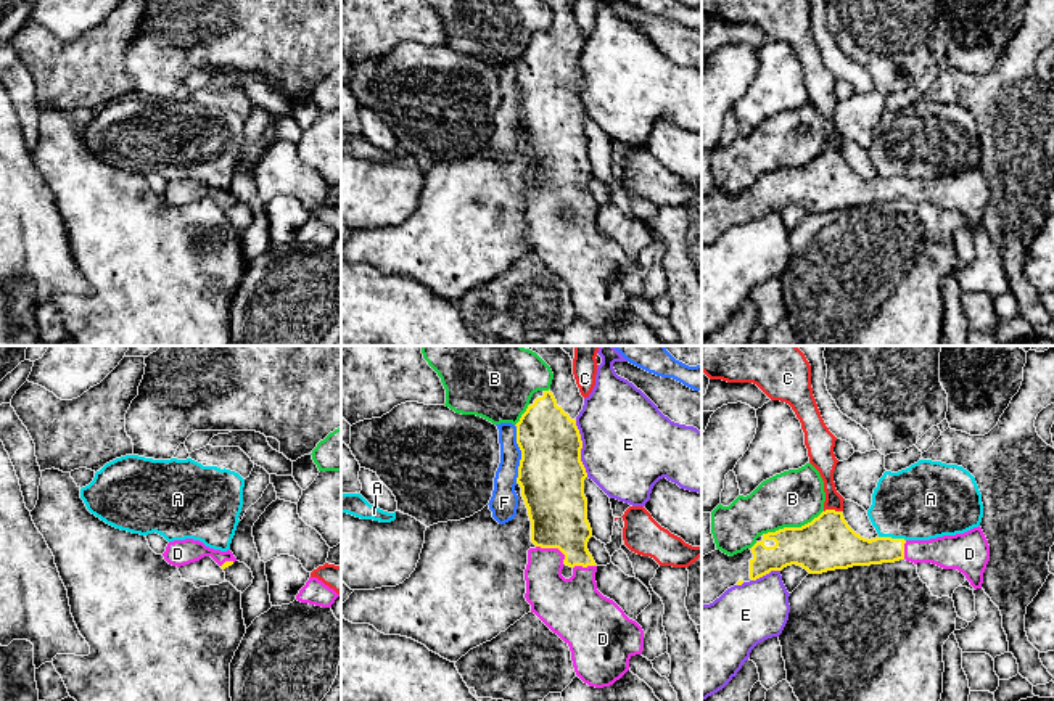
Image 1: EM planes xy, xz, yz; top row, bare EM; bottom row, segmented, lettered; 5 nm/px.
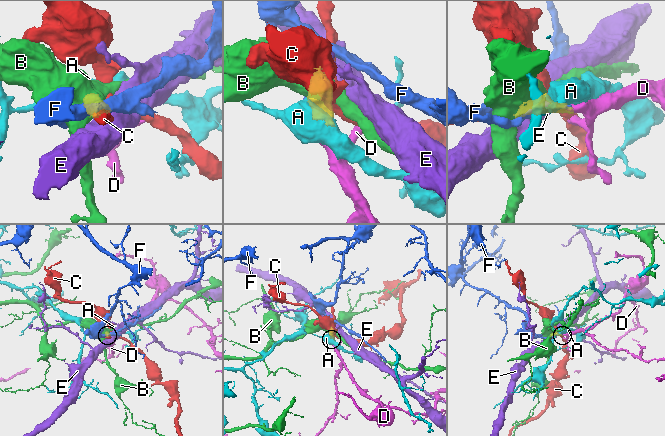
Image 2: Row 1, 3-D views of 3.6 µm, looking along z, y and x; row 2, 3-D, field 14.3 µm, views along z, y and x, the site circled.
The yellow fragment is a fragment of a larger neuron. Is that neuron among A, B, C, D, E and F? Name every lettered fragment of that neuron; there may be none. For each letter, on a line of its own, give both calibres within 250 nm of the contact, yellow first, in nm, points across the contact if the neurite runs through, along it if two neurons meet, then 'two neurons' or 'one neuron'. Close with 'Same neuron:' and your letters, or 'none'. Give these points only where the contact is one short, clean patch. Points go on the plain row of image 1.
A: 200/380 nm | two neurons
B: 280/280 nm | two neurons
C: 280/110 nm | two neurons
D: 300/240 nm | across xz (557, 147), (554, 187), (552, 237) | one neuron
E: 320/460 nm | two neurons
F: 320/140 nm | two neurons
Same neuron: D

